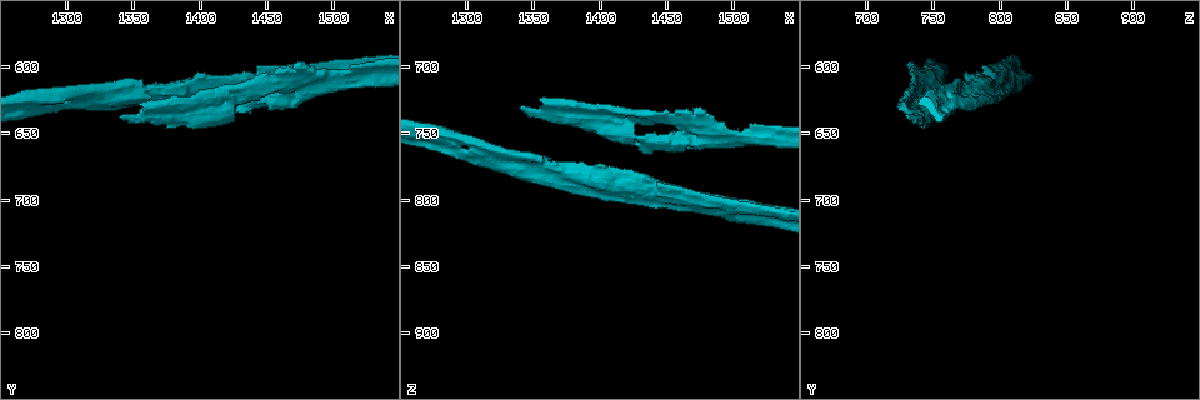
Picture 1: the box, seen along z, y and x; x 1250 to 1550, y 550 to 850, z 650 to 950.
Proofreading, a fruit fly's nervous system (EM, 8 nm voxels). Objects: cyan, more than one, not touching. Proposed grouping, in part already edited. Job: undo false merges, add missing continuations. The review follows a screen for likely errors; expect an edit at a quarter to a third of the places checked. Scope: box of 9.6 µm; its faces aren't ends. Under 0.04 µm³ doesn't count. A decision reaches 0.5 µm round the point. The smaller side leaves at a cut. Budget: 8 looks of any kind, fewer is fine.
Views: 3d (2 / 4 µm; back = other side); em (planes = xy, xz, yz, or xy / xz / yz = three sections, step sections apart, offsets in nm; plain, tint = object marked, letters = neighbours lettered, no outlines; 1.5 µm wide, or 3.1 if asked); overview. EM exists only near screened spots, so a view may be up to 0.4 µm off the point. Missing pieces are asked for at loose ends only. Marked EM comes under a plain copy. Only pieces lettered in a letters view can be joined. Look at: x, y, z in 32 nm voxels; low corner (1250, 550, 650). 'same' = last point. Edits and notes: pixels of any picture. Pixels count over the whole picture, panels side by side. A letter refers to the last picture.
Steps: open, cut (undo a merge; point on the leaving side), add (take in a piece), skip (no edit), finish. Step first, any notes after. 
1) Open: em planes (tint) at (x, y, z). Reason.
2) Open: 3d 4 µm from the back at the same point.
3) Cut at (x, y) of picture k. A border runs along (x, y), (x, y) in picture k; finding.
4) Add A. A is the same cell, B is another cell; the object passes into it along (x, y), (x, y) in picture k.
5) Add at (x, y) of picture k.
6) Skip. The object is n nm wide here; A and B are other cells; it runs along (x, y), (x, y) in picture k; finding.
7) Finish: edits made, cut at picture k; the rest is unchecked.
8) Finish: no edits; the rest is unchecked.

Open: em planes (letters) at (1434, 620, 800). Stops while still wide.

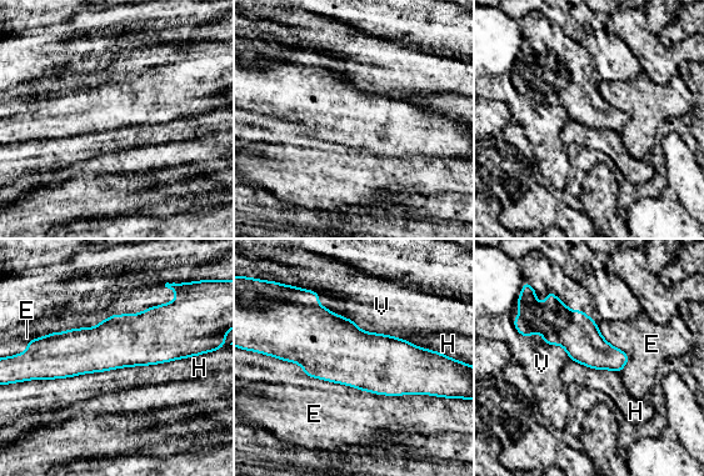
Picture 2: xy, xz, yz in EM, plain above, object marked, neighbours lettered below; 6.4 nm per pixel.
Skip. The object is 220 nm wide here; E, H and V are other cells; a border runs along (130, 366), (83, 372), (73, 377) in picture 2; none of them fits.

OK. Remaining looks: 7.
Open: 3d 4 µm from the back at (1374, 626, 794). Stops while still wide.

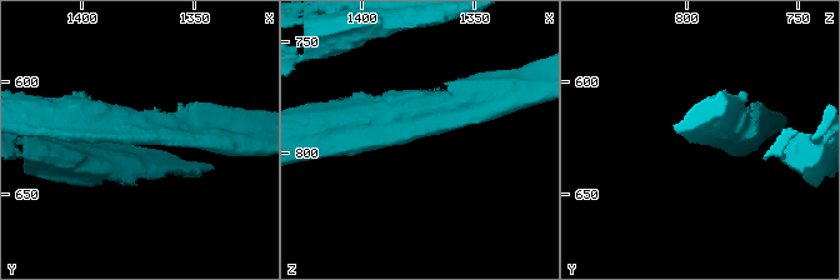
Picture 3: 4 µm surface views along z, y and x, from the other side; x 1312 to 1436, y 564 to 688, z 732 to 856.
Open: em xz step 8 (tint) at (1374, 626, 792). Now the EM.

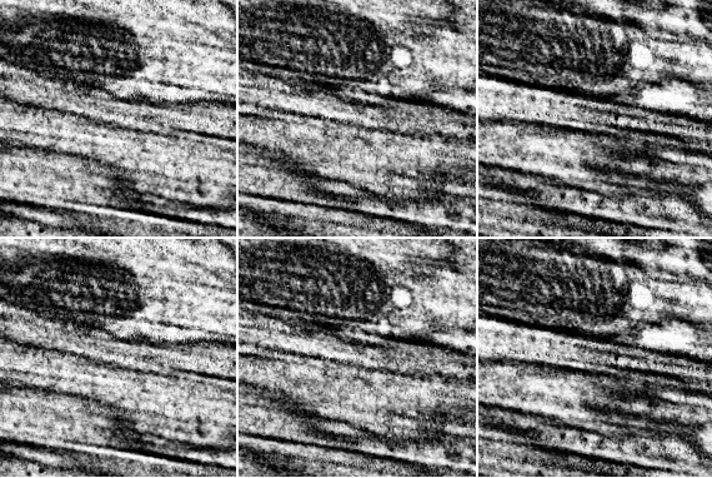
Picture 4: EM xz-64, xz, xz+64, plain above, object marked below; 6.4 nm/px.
Open: em planes (letters) at the same point.

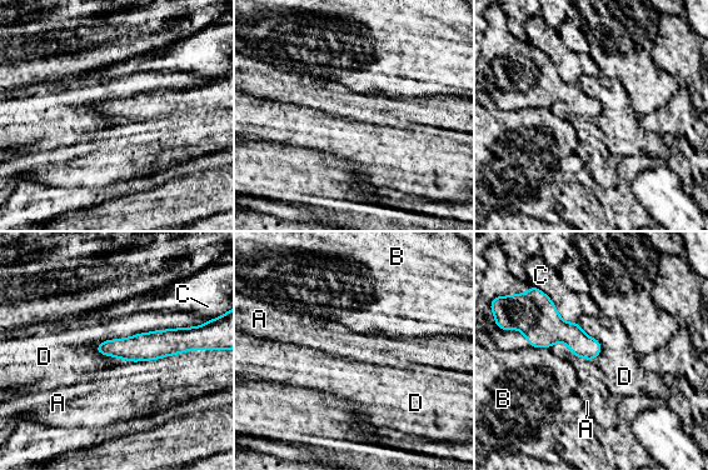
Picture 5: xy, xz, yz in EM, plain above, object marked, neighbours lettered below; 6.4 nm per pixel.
Skip. A, B, C and D are other cells; it runs along (189, 345), (100, 349) in picture 5; none of them fits.

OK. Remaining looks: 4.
Open: 3d 2 µm at (1300, 634, 766). Free end.

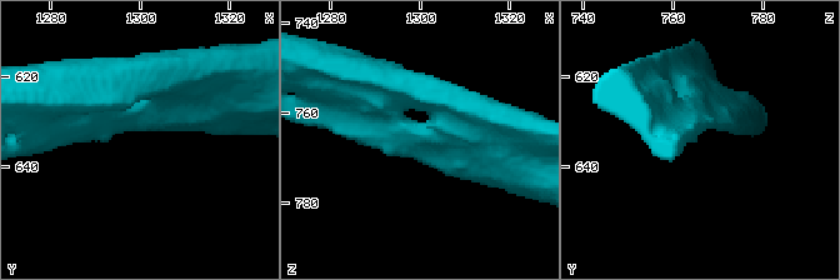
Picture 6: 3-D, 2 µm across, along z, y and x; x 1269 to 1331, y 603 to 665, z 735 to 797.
Open: em planes (letters) at (1298, 632, 766).

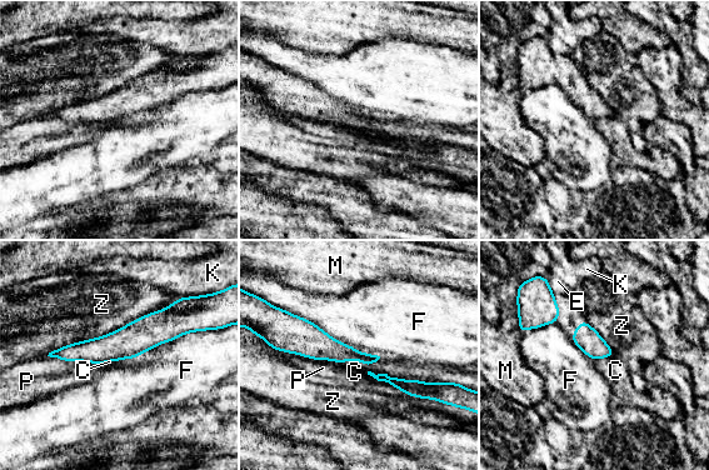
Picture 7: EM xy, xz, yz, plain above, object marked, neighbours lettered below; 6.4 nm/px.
Skip. The object is 130 nm wide here; C, E, F, K, M, P and Z are other cells; a border runs along (200, 330), (114, 361) in picture 7; none of them fits.

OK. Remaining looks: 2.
Finish: no edits; the rest is unchecked.

